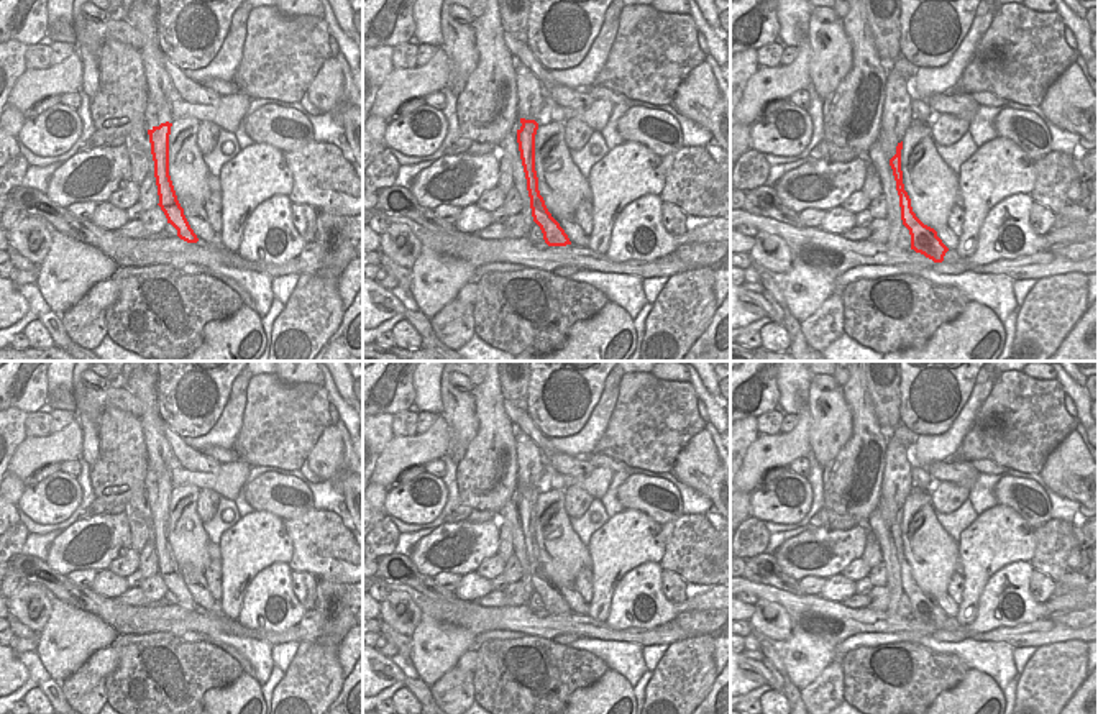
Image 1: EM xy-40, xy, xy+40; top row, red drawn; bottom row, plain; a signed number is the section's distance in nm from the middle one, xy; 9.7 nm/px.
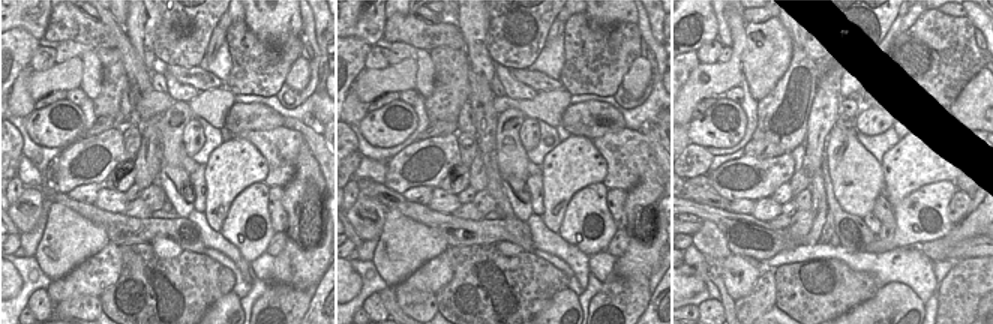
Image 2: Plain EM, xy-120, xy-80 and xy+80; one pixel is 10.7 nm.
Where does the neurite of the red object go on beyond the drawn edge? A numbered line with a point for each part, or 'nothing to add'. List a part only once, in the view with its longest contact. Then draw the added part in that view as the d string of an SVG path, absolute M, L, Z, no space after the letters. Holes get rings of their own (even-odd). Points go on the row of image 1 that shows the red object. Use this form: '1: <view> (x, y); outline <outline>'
1: xy-40 (158, 110); outline M148 92L148 102L144 110L146 130L153 130L161 123L172 123L171 102L167 98L153 98Z

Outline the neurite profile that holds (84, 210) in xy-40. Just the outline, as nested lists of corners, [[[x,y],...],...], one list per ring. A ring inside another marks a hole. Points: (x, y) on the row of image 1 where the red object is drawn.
[[[75,202],[67,207],[67,212],[82,220],[92,220],[97,202]]]

